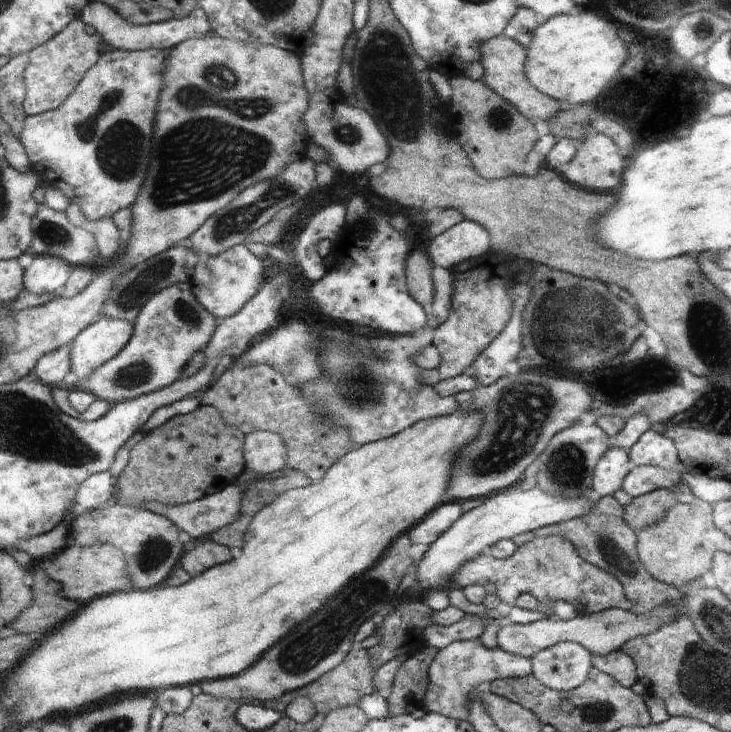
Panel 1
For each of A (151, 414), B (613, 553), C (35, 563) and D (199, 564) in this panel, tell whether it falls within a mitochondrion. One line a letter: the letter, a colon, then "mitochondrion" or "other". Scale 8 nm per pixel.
A: other
B: mitochondrion
C: other
D: other

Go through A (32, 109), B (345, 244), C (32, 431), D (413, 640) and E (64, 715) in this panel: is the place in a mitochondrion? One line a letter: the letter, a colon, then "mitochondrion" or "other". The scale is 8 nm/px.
A: other
B: other
C: mitochondrion
D: other
E: other

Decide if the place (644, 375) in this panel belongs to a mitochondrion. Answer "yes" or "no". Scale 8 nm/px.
no

